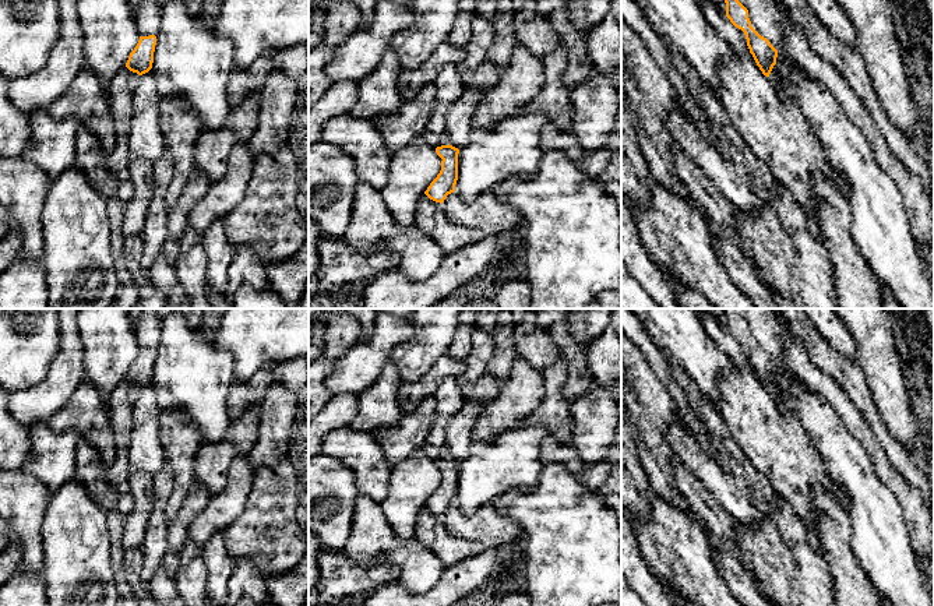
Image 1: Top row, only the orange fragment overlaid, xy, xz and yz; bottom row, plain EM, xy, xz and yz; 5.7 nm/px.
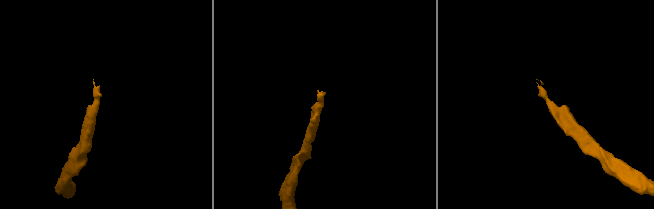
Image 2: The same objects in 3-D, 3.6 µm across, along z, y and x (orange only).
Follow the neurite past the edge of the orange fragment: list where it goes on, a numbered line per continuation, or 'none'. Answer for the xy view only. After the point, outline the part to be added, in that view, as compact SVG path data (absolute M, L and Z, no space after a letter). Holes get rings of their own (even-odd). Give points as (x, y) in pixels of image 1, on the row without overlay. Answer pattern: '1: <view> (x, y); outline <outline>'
1: xy (147, 327); outline M142 309L138 318L134 321L134 332L140 349L149 349L159 345L162 320L155 309Z

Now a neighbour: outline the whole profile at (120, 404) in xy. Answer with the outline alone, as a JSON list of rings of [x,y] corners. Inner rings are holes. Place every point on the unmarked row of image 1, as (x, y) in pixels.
[[[124,380],[109,398],[110,423],[114,434],[114,459],[106,479],[120,493],[128,492],[128,440],[133,430],[133,405],[140,388]]]

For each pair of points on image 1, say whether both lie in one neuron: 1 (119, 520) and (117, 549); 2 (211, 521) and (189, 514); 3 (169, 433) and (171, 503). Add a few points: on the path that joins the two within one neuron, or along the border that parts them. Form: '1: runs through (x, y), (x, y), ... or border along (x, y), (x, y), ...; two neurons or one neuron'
1: runs through (117, 527), (117, 542); one neuron
2: border along (211, 497), (191, 522), (187, 538); two neurons
3: runs through (180, 450), (180, 486); one neuron

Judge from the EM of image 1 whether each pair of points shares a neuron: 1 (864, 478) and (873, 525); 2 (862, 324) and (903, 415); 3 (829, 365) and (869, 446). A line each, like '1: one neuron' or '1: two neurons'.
1: one neuron
2: one neuron
3: two neurons

